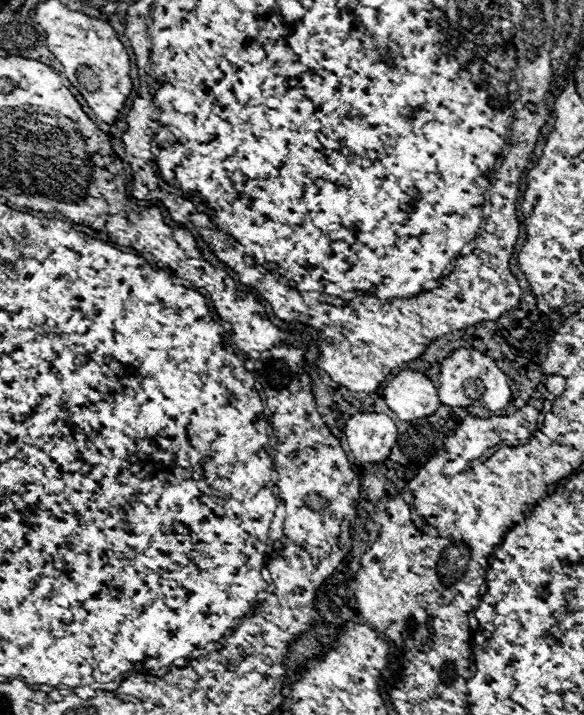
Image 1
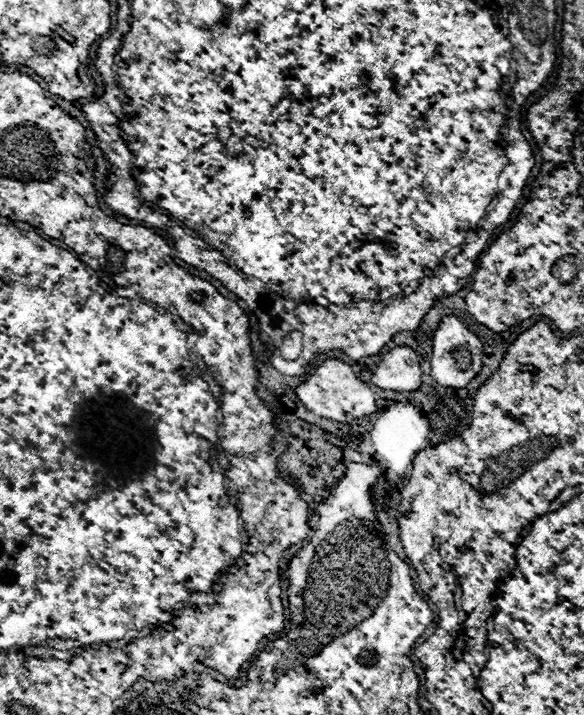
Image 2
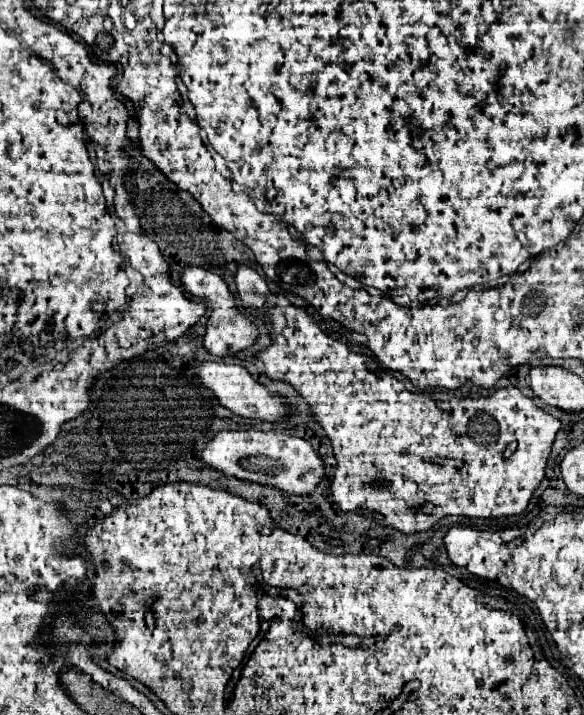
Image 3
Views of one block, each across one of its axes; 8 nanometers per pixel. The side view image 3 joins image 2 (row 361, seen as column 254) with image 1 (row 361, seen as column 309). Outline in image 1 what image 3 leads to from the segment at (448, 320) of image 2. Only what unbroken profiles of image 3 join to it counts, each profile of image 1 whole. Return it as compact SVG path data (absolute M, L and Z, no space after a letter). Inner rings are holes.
M456 348L448 358L442 360L440 364L440 386L438 386L438 396L440 402L446 406L470 406L470 404L480 404L488 398L488 410L496 412L502 410L510 404L512 392L506 380L506 374L496 366L492 358L478 350L468 350L468 348Z

